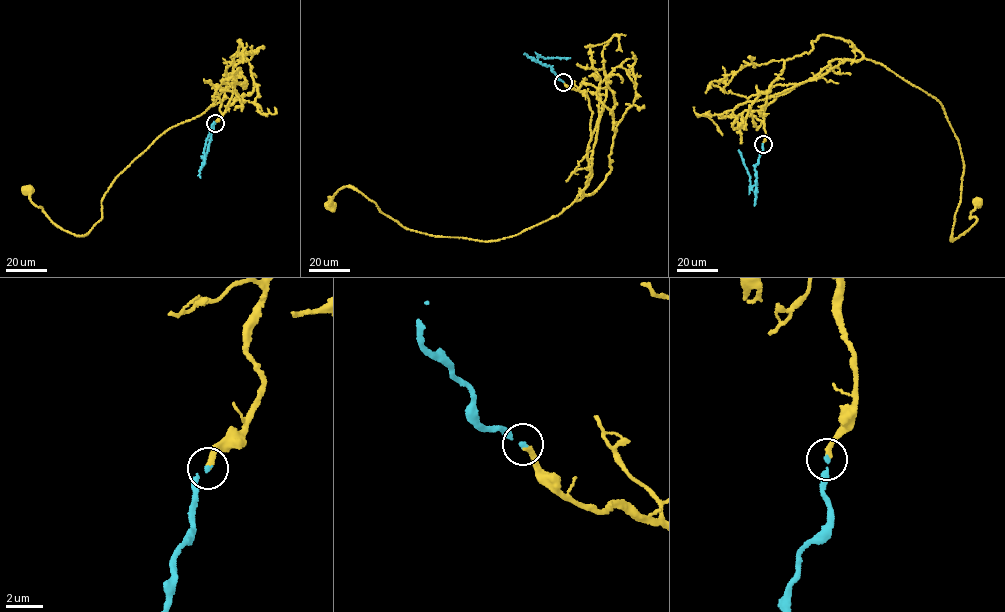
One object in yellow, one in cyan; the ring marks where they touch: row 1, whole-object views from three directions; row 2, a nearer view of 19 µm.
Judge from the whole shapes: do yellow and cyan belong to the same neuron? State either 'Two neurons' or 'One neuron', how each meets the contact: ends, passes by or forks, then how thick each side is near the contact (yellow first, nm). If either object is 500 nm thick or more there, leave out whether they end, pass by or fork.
One neuron. At the ring yellow ends. At the ring cyan ends. Thickness 300 nm (yellow) against 200 nm

